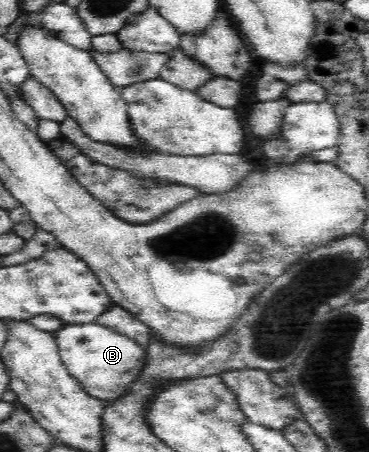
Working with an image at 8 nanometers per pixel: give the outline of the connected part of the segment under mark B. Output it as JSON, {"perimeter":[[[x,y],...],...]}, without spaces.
{"perimeter":[[[94,322],[67,324],[67,328],[63,326],[63,330],[54,336],[68,374],[91,398],[105,403],[106,406],[131,393],[133,384],[139,380],[149,360],[148,346],[135,340],[135,337],[115,332]]]}

